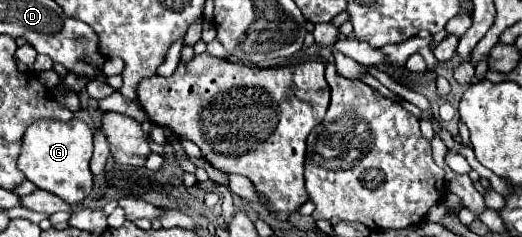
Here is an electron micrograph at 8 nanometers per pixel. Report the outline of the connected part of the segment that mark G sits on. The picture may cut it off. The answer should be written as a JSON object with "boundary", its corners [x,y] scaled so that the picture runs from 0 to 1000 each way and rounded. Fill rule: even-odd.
{"boundary":[[[79,502],[48,553],[33,705],[75,797],[86,797],[117,831],[125,857],[140,865],[155,857],[174,814],[178,781],[178,738],[170,722],[174,646],[178,646],[178,553],[170,544],[167,519],[151,502],[136,502],[128,519]]]}

